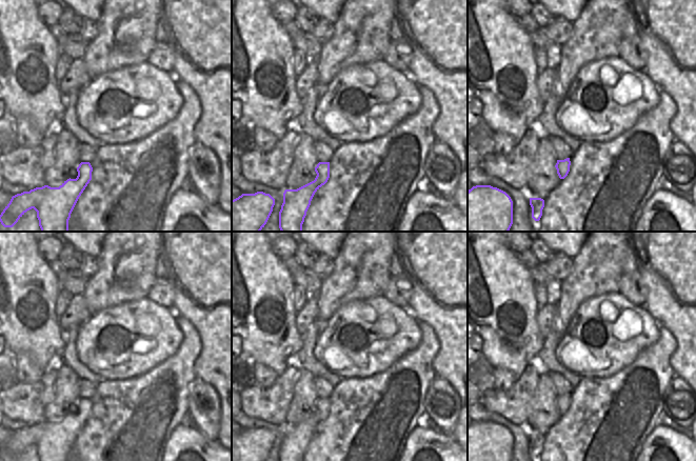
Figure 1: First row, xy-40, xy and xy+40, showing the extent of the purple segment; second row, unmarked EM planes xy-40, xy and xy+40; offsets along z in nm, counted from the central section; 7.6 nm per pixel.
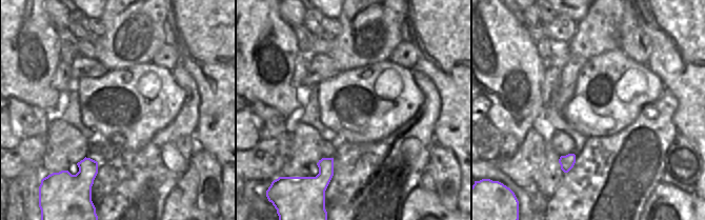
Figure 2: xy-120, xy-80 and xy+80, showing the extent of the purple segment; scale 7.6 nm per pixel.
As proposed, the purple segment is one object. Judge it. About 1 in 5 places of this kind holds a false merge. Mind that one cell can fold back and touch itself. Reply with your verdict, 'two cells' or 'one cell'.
one cell

